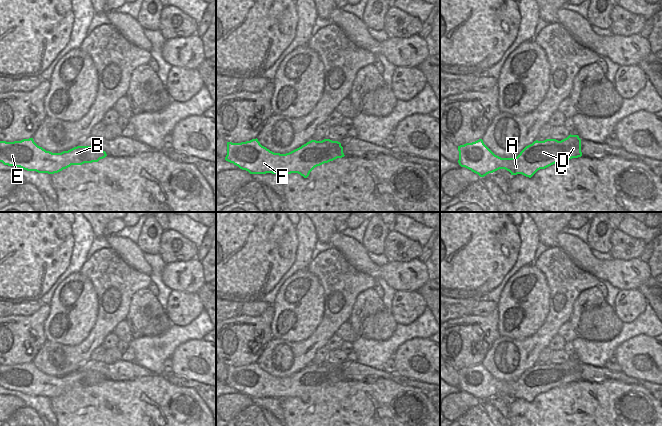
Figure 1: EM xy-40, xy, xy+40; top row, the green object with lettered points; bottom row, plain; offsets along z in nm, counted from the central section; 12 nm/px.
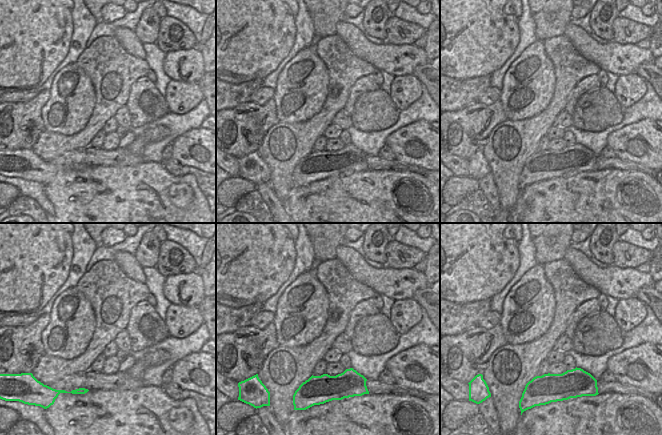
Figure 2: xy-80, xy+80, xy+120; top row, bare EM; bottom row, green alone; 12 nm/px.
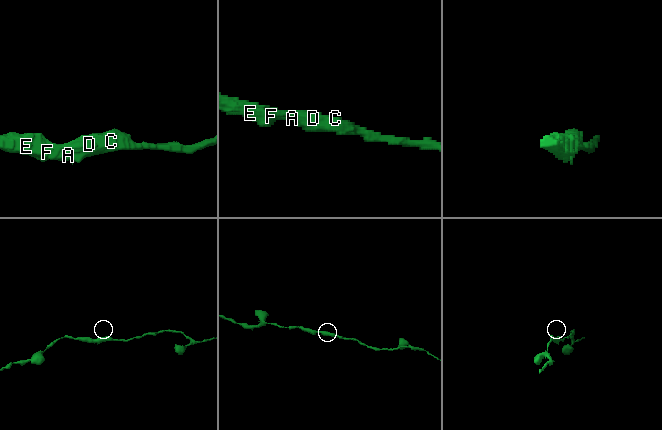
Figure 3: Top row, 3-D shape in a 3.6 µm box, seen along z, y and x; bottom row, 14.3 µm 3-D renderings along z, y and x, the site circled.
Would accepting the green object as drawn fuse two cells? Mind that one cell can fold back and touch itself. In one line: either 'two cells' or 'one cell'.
one cell

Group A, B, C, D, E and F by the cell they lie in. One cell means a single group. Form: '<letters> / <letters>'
A B C D E F

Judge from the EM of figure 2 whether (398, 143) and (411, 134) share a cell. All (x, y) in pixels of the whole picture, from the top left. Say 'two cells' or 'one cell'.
one cell

